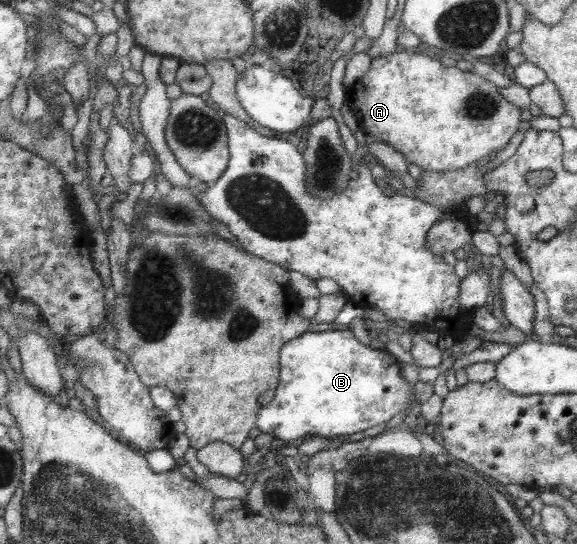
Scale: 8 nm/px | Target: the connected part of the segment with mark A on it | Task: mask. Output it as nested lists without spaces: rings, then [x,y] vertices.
[[[392,51],[386,56],[379,56],[371,59],[368,70],[351,84],[350,87],[343,89],[346,96],[346,103],[349,105],[350,112],[354,115],[358,126],[361,130],[379,140],[384,144],[387,144],[390,148],[393,148],[396,152],[401,152],[404,160],[407,163],[414,164],[414,166],[420,166],[422,170],[432,170],[434,172],[446,172],[476,164],[487,156],[491,156],[494,152],[499,152],[500,148],[506,146],[506,142],[510,140],[510,136],[518,130],[520,124],[520,109],[518,107],[508,103],[501,95],[501,91],[498,87],[486,81],[486,79],[476,75],[474,73],[468,74],[468,71],[460,71],[458,68],[444,67],[440,64],[439,60],[434,58],[426,58],[422,54],[416,54],[416,52],[396,52]]]

